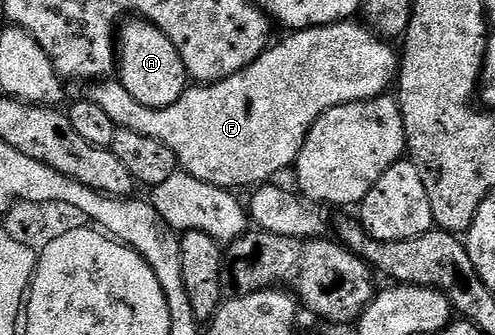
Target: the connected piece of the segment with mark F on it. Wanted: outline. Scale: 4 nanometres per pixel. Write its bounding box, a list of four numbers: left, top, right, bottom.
[86,20,398,191]

